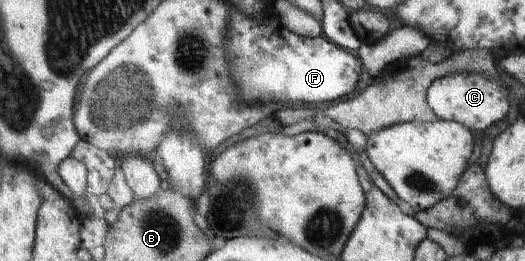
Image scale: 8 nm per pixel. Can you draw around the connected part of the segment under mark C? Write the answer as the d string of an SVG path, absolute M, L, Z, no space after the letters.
M480 73L446 75L432 81L425 92L427 105L433 109L438 119L451 120L463 124L467 129L484 130L494 122L502 120L508 112L506 89L501 80L490 81Z

